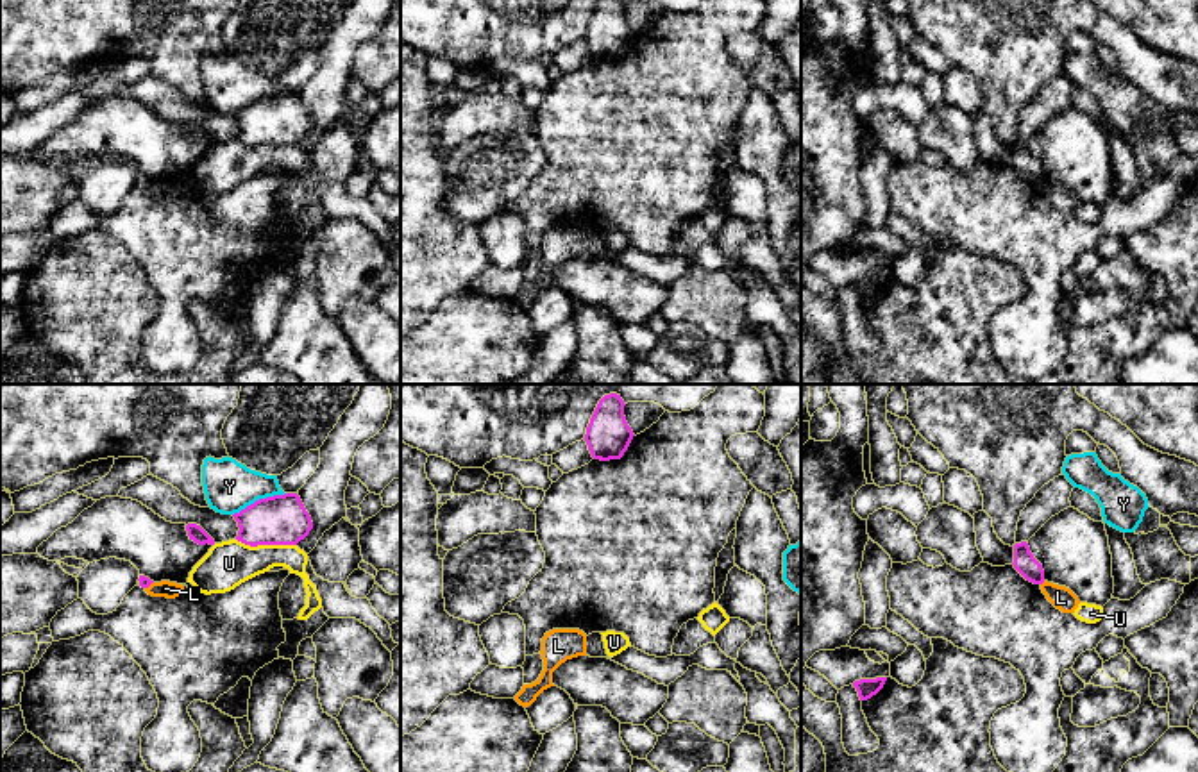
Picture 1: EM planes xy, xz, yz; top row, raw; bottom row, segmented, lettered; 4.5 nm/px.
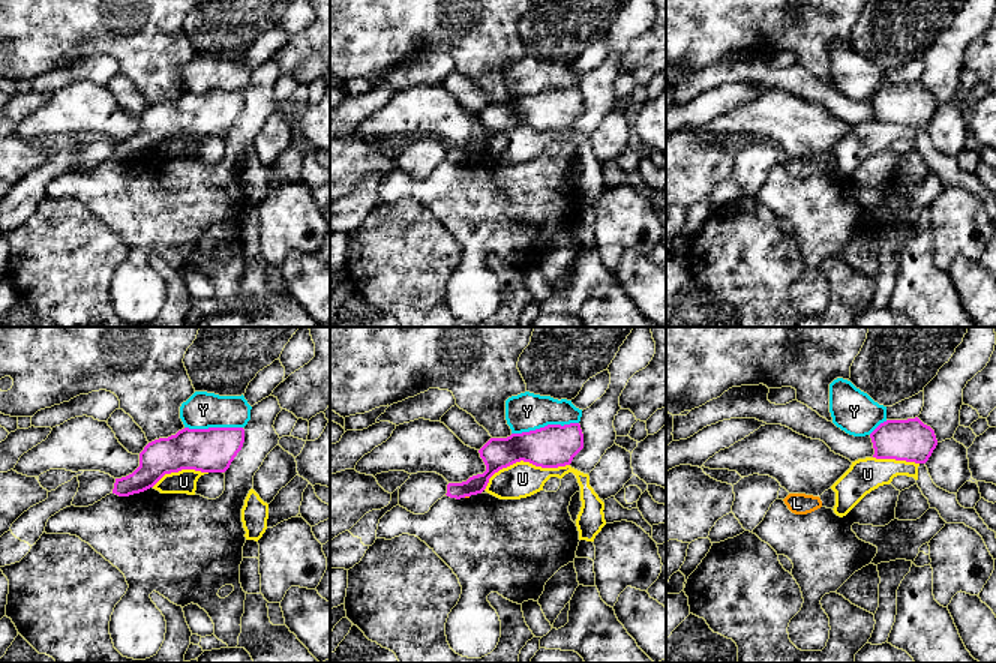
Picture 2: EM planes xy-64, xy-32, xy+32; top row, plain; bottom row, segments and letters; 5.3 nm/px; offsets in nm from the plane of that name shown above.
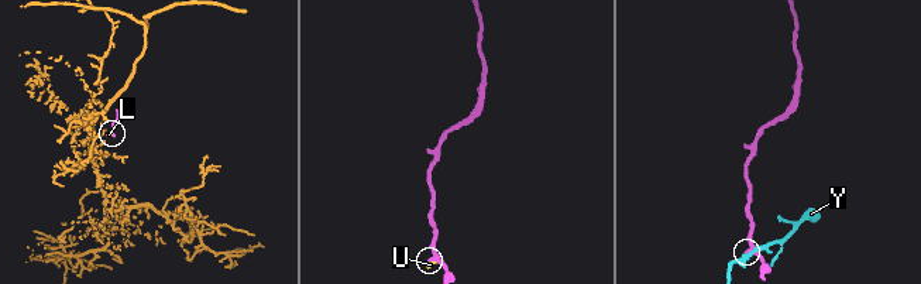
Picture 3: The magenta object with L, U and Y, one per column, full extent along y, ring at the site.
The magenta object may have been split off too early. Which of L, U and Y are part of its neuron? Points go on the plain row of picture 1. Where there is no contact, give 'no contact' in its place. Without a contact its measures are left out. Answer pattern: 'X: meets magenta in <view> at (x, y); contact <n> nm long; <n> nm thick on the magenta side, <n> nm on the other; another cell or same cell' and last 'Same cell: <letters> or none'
L: meets magenta in xy at (149, 184); contact 50 nm long; 50 nm thick on the magenta side, 80 nm on the other; another cell
U: meets magenta in xy at (267, 143); contact 280 nm long; 220 nm thick on the magenta side, 200 nm on the other; another cell
Y: meets magenta in xy at (260, 99); contact 260 nm long; 220 nm thick on the magenta side, 240 nm on the other; another cell
Same cell: none

